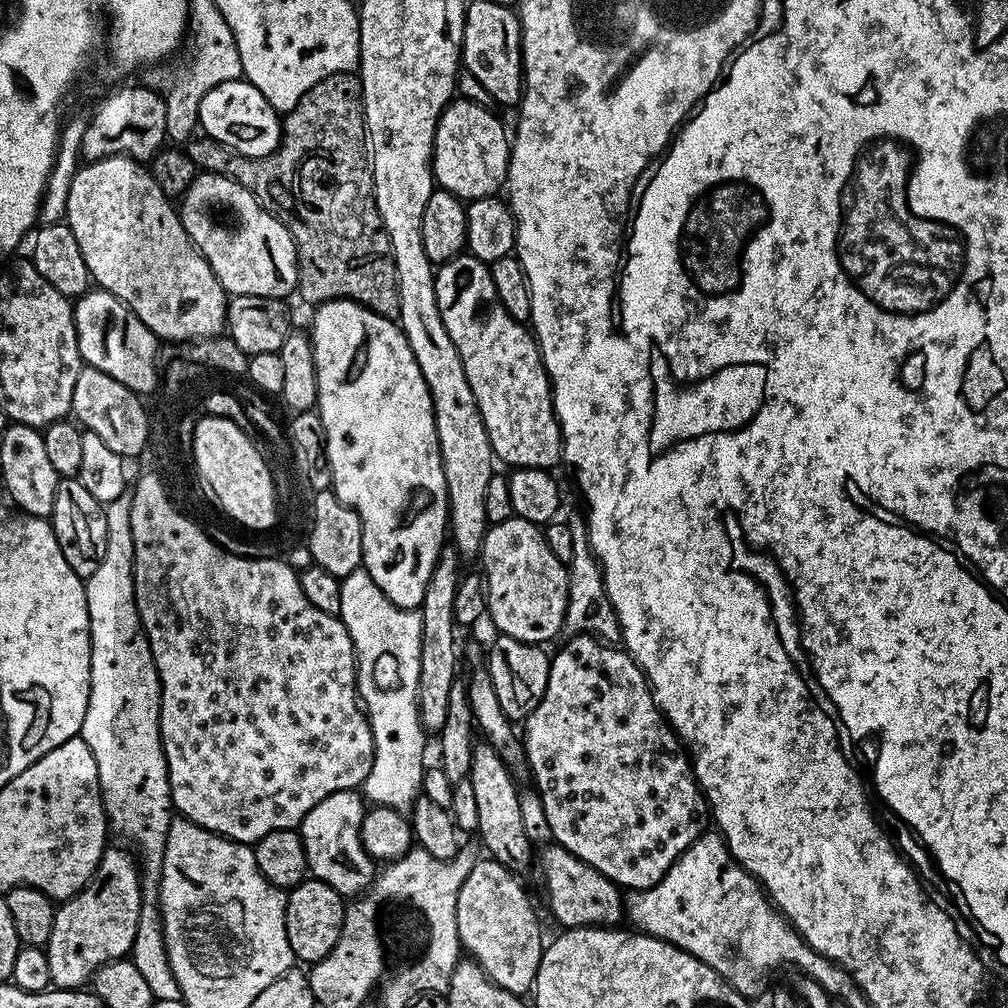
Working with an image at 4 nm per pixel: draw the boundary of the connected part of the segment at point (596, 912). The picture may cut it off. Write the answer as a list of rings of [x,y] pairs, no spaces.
[[[553,842],[553,844],[548,844],[545,846],[544,849],[539,849],[538,852],[538,868],[544,871],[544,892],[548,895],[548,908],[552,911],[552,916],[554,919],[557,920],[558,923],[561,925],[559,926],[561,929],[567,930],[569,928],[595,928],[597,926],[616,926],[619,925],[621,922],[620,919],[625,919],[626,916],[626,900],[625,897],[622,895],[621,889],[613,882],[612,880],[606,879],[604,875],[598,870],[594,870],[594,866],[590,866],[586,861],[579,860],[576,857],[576,854],[569,850],[568,848],[564,847],[563,844],[559,842]]]

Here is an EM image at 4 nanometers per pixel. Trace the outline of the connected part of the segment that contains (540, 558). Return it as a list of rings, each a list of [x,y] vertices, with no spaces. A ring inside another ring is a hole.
[[[515,514],[506,522],[491,525],[484,535],[478,564],[484,567],[486,616],[492,619],[499,635],[541,646],[561,635],[568,605],[568,569],[554,558],[554,550],[546,546],[541,525],[526,522],[526,518]]]

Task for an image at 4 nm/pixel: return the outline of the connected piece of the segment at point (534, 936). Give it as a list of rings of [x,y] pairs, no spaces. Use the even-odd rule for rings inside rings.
[[[483,858],[472,869],[464,872],[462,890],[458,890],[456,903],[456,925],[463,951],[471,959],[482,966],[486,975],[502,990],[510,990],[510,994],[524,996],[533,991],[538,974],[538,966],[542,962],[542,954],[546,947],[545,937],[540,937],[540,920],[532,909],[532,900],[528,892],[519,884],[517,873],[496,860]]]

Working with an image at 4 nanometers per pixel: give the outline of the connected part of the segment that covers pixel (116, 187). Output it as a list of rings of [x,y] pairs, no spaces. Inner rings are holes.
[[[107,156],[101,160],[81,163],[77,168],[74,178],[70,182],[70,194],[66,198],[66,223],[70,230],[74,230],[74,238],[78,238],[78,246],[82,250],[82,258],[86,258],[89,277],[96,280],[103,291],[114,294],[127,304],[128,309],[139,318],[148,329],[153,332],[161,341],[176,340],[175,342],[191,342],[201,338],[216,338],[225,331],[228,319],[229,293],[218,282],[214,270],[206,262],[206,258],[201,252],[196,250],[189,240],[186,230],[180,221],[179,211],[174,207],[173,201],[165,196],[164,191],[154,182],[154,178],[145,168],[145,165],[138,160],[131,160],[128,156]]]

